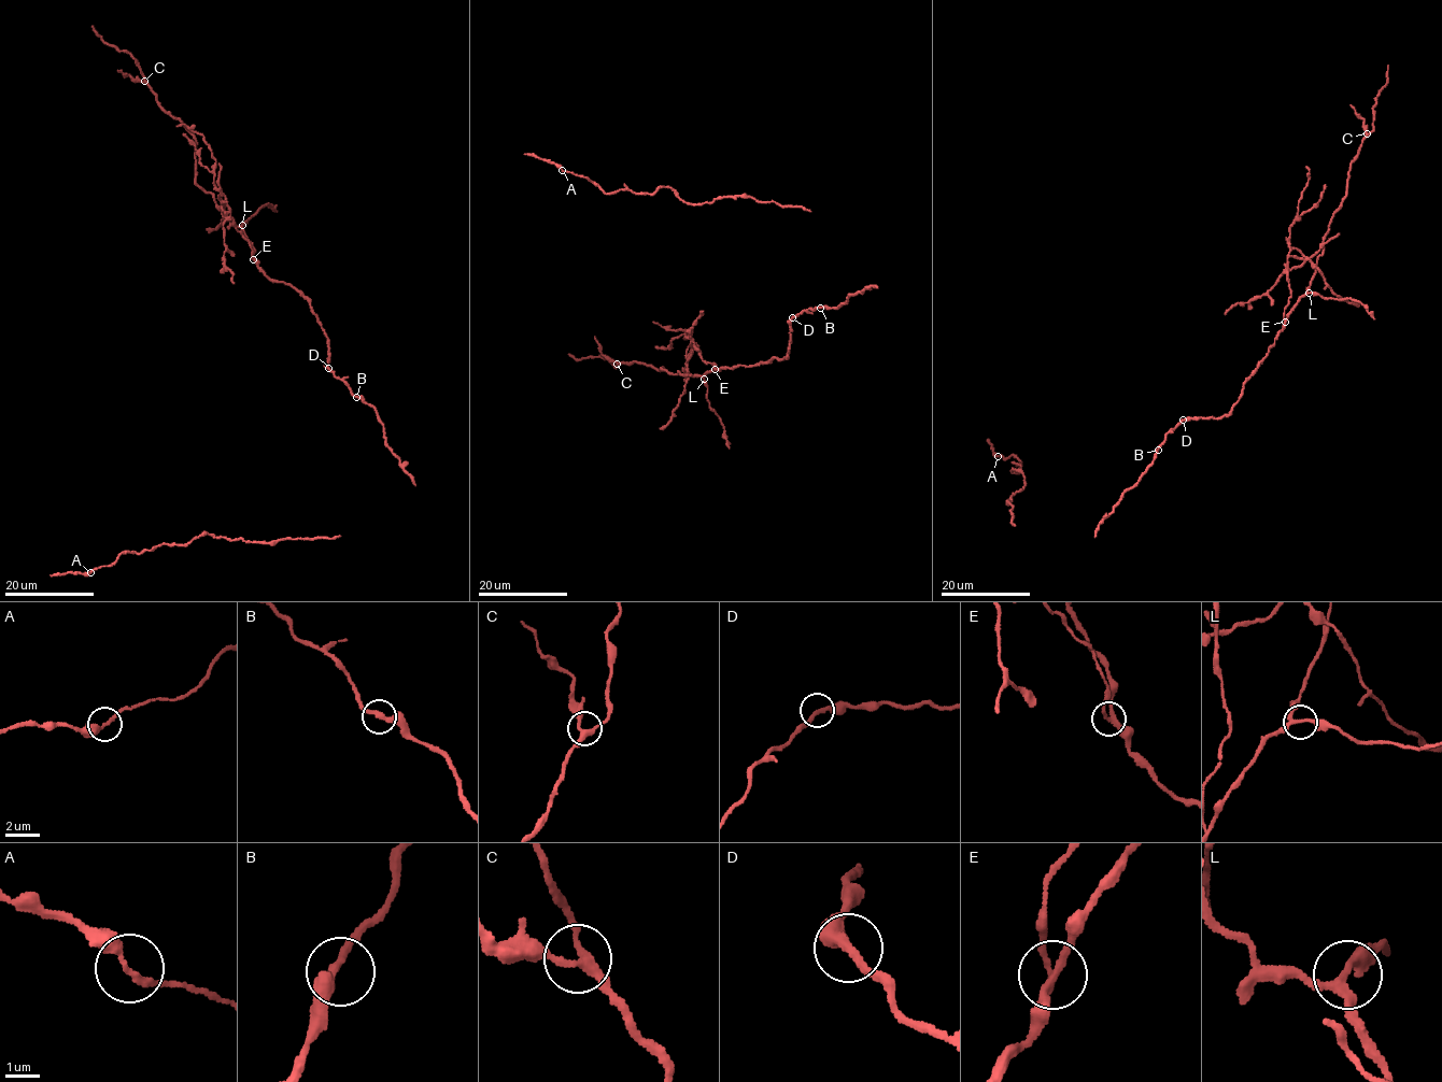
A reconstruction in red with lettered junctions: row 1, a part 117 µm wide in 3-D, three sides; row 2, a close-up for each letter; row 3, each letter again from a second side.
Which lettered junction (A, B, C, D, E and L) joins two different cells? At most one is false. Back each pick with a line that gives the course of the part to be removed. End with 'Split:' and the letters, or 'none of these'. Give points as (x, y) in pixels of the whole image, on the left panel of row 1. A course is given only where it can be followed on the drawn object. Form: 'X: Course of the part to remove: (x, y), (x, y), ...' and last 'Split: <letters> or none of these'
E: Course of the part to remove: (253, 259), (253, 250), (234, 225), (225, 196), (214, 184), (211, 150), (200, 133), (184, 125), (177, 126)
Split: E

